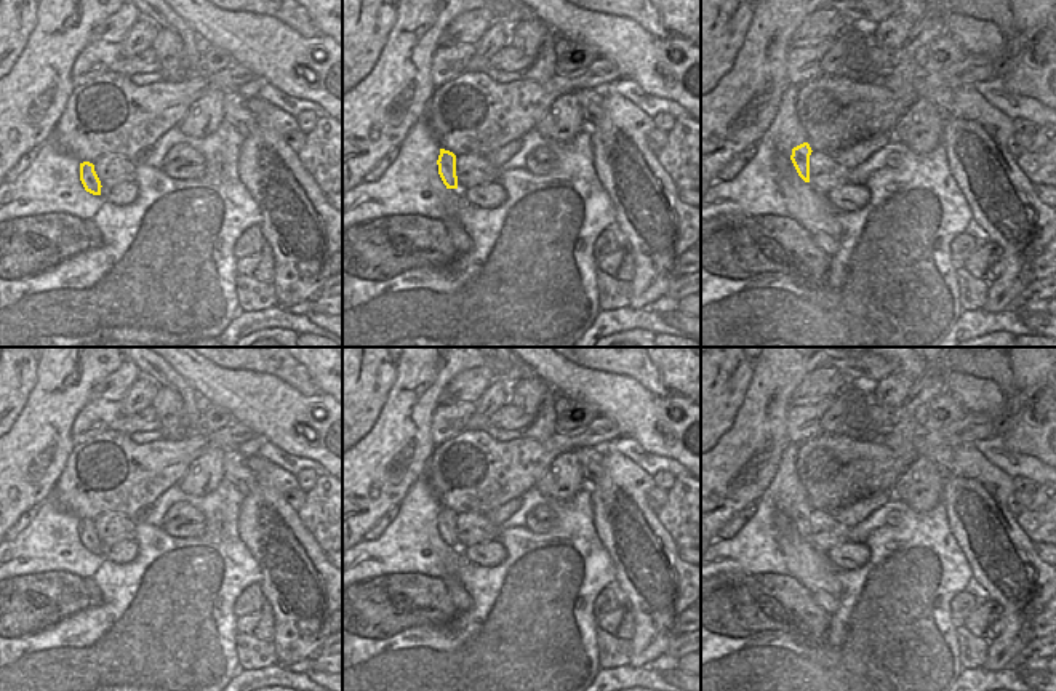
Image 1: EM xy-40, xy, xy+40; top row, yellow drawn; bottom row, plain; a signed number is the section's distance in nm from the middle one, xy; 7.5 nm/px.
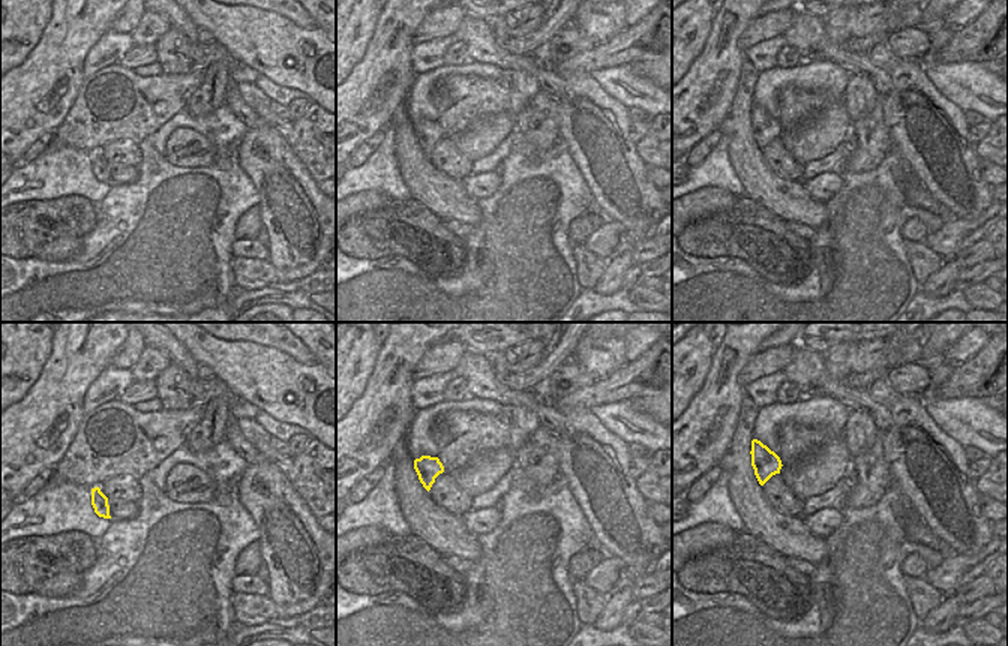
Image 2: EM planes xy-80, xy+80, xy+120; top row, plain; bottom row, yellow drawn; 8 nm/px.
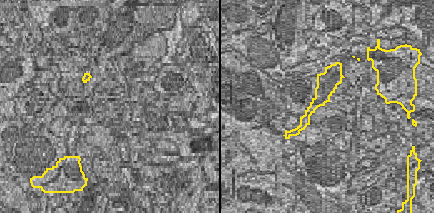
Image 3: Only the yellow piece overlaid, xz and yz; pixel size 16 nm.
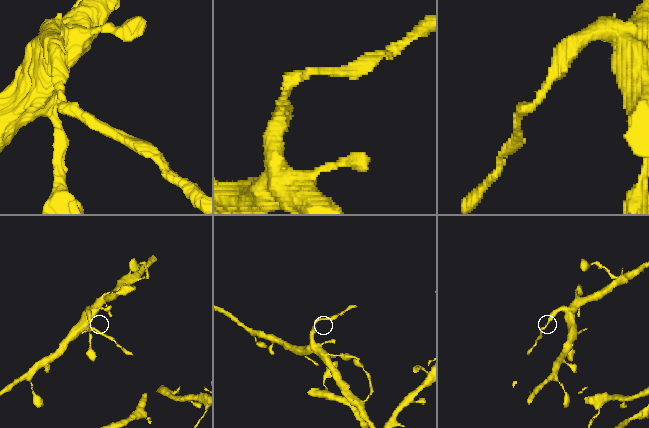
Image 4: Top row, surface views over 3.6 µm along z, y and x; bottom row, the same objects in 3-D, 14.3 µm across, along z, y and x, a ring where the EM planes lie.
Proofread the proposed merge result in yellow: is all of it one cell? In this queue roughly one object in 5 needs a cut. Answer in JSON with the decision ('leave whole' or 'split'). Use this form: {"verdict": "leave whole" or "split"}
{"verdict": "split"}

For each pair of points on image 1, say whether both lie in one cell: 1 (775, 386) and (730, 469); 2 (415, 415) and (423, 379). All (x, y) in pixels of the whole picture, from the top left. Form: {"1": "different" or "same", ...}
{"1": "same", "2": "same"}

